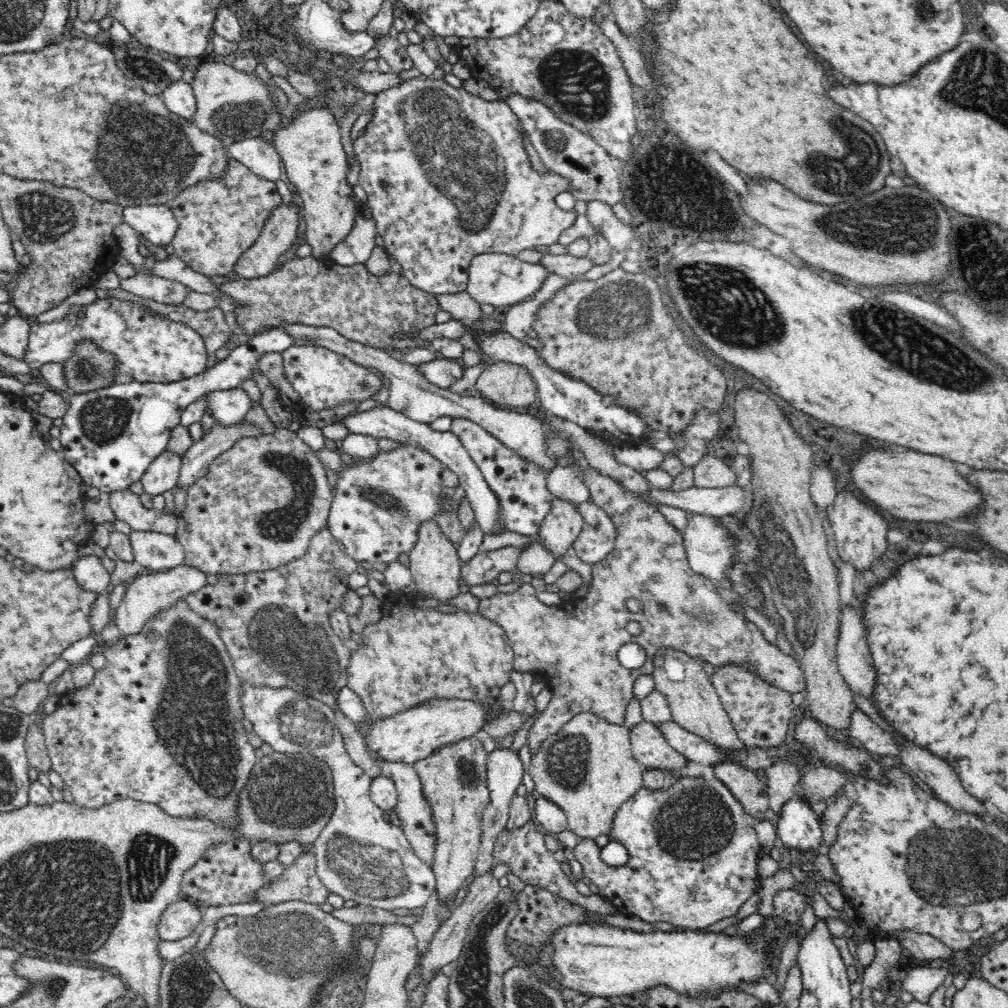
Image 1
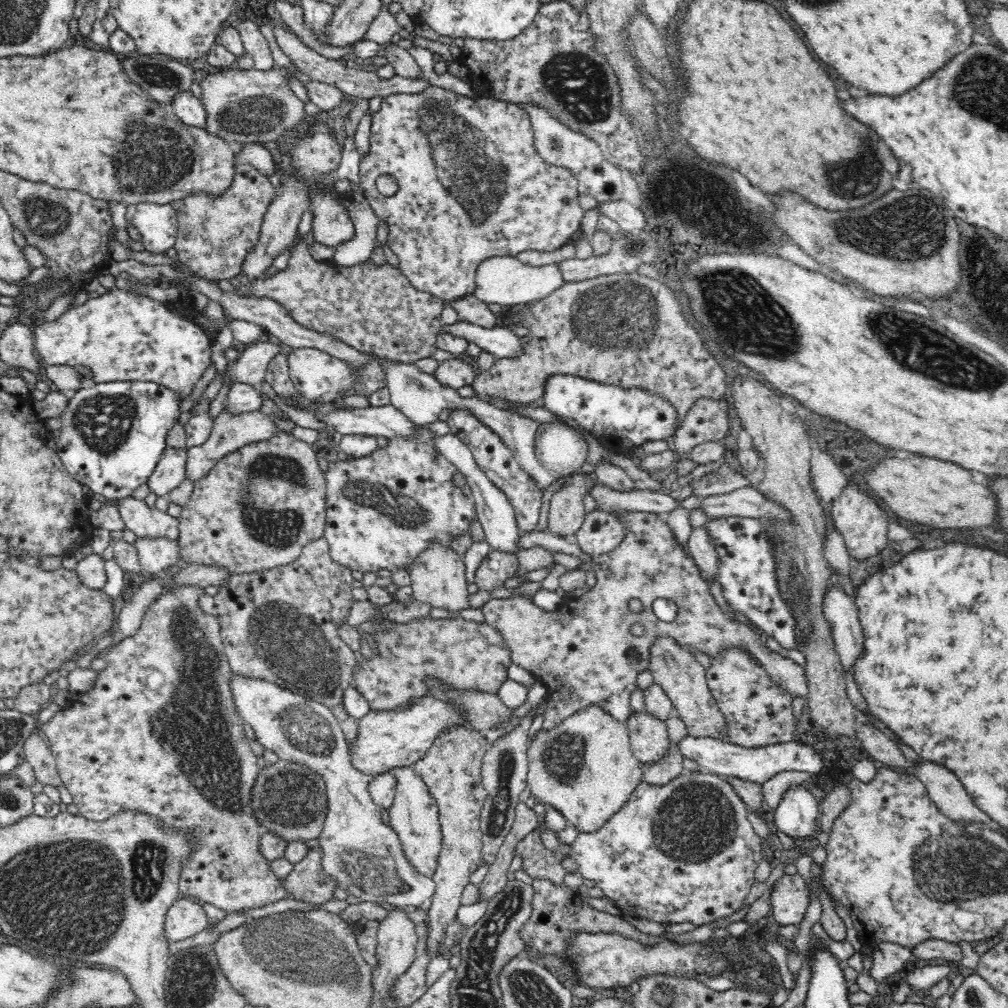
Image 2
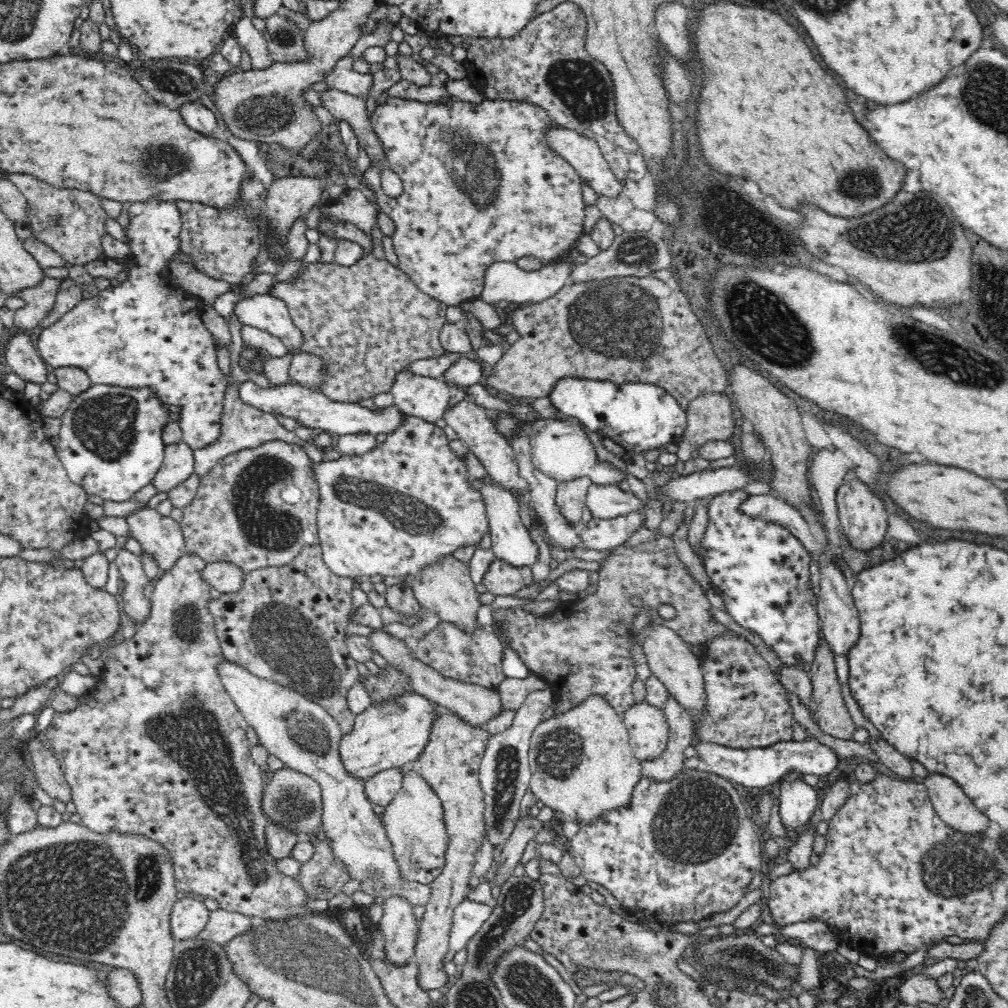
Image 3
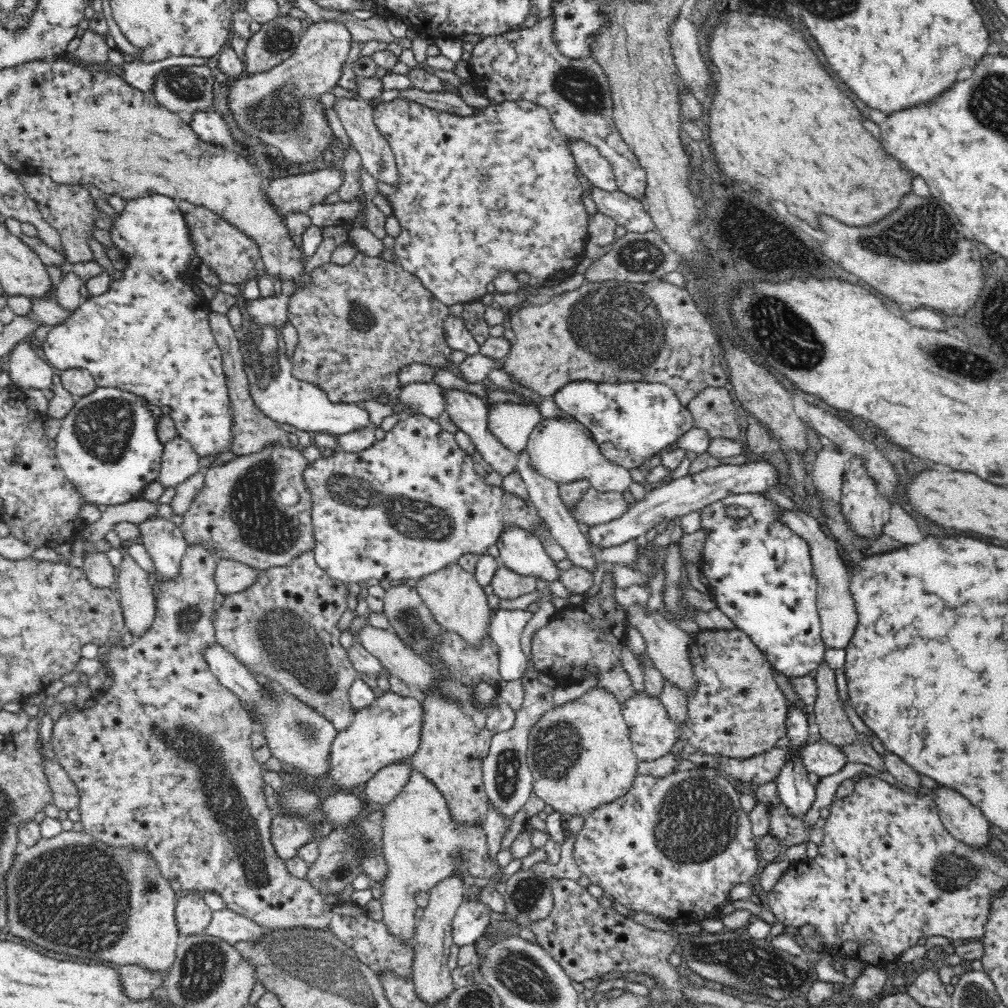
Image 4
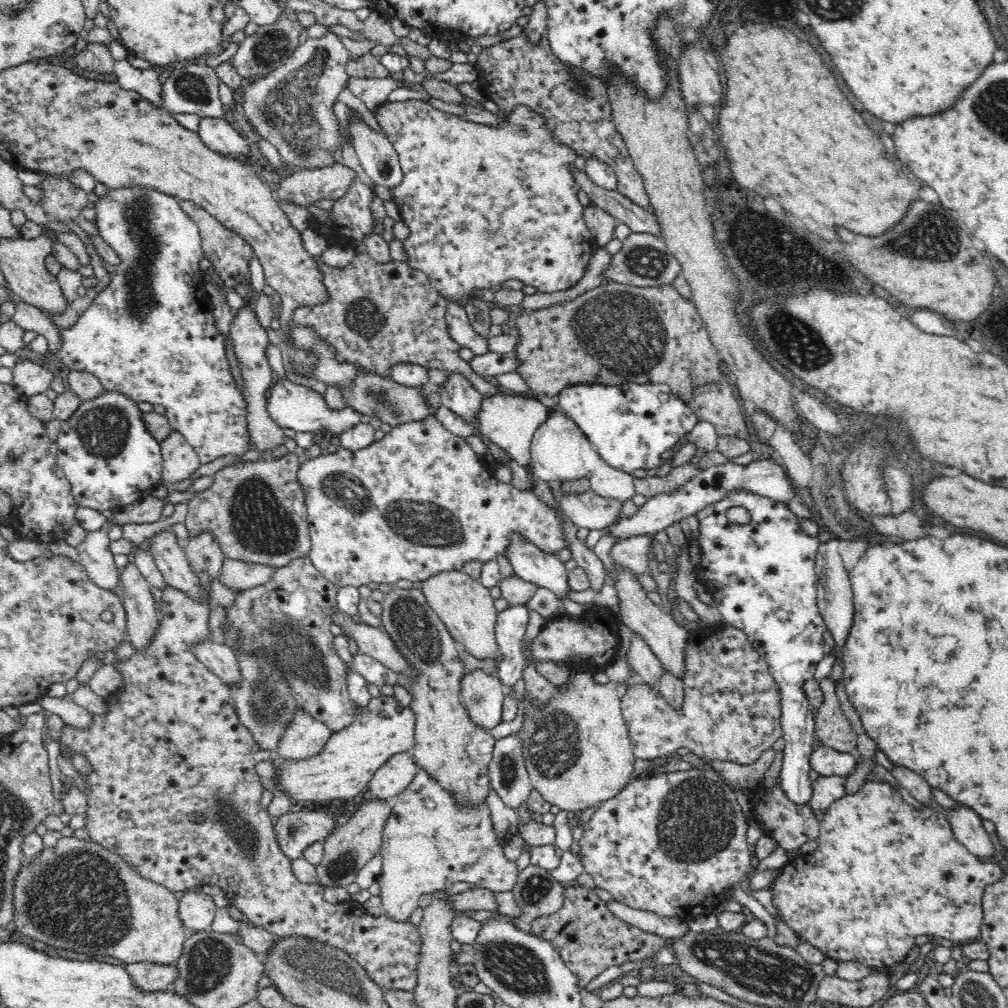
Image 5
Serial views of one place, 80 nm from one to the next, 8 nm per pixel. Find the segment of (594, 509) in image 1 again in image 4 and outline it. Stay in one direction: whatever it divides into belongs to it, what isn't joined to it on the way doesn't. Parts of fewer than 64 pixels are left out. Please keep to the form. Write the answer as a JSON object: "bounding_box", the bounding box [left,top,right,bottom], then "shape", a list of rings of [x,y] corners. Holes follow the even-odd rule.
{"bounding_box":[589,461,780,548],"shape":[[[768,461],[746,462],[742,465],[724,464],[712,467],[696,474],[688,474],[664,484],[659,488],[646,490],[643,499],[636,502],[620,518],[609,523],[589,528],[589,541],[595,548],[608,548],[628,542],[630,539],[644,538],[645,534],[661,522],[670,522],[682,518],[690,512],[700,512],[705,506],[722,500],[731,494],[766,494],[780,488],[776,467]]]}

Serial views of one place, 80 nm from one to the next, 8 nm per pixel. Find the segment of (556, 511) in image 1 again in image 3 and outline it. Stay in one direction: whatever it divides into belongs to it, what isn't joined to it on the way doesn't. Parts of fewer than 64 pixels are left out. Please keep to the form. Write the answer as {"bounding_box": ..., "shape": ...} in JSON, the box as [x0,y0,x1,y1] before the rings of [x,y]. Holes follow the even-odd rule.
{"bounding_box":[556,476,592,524],"shape":[[[586,476],[571,481],[560,481],[557,484],[556,504],[571,524],[576,524],[582,518],[587,490],[591,484],[592,481]]]}

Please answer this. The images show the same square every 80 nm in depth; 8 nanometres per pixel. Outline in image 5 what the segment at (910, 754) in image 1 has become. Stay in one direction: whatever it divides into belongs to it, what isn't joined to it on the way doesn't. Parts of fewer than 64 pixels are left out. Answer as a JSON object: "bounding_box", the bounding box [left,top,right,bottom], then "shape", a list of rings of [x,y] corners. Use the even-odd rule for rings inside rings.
{"bounding_box":[943,805,994,860],"shape":[[[960,805],[951,811],[943,810],[956,838],[974,855],[983,860],[992,858],[994,844],[982,827],[981,816],[972,807]]]}

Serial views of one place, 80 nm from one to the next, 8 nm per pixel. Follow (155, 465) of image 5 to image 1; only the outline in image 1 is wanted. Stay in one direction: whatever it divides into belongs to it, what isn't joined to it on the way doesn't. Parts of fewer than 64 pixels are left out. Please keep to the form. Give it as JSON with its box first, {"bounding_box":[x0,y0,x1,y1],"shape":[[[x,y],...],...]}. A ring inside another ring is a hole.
{"bounding_box":[58,327,294,496],"shape":[[[269,327],[264,334],[254,335],[246,344],[230,351],[230,355],[219,361],[213,368],[202,371],[183,381],[174,381],[170,384],[140,382],[136,380],[115,380],[108,386],[90,392],[72,394],[66,414],[62,416],[62,427],[58,439],[60,440],[62,458],[72,466],[81,476],[83,482],[92,488],[98,488],[109,496],[114,491],[130,490],[135,482],[142,480],[143,474],[148,470],[152,461],[167,449],[170,434],[181,422],[182,410],[196,398],[206,392],[239,387],[248,379],[254,380],[254,375],[259,372],[258,361],[268,353],[279,352],[294,345],[294,339],[282,331]]]}

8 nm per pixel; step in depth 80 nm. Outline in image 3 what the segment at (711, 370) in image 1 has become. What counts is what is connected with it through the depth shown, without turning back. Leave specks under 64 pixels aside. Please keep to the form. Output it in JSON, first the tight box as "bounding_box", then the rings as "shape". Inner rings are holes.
{"bounding_box":[482,278,728,408],"shape":[[[608,278],[602,280],[592,280],[586,283],[570,283],[560,289],[554,296],[547,298],[539,303],[524,304],[523,307],[517,309],[512,316],[512,325],[519,334],[519,339],[510,346],[510,348],[502,355],[497,362],[491,376],[486,376],[482,383],[488,388],[494,390],[502,390],[506,394],[527,401],[542,398],[542,396],[550,396],[554,385],[564,377],[574,377],[579,379],[590,379],[599,381],[610,381],[614,384],[620,383],[644,383],[655,384],[665,388],[680,403],[682,408],[688,408],[691,400],[700,396],[702,392],[723,392],[728,384],[728,376],[722,367],[722,363],[716,354],[712,343],[708,339],[708,335],[704,332],[702,323],[696,318],[696,314],[690,308],[690,302],[686,298],[684,292],[680,292],[678,287],[672,282],[662,282],[658,278]]]}

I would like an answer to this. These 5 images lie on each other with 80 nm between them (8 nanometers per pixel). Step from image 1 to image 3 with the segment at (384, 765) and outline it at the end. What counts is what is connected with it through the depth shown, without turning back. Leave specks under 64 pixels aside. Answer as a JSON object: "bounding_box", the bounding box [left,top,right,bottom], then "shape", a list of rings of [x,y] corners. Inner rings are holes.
{"bounding_box":[381,767,449,885],"shape":[[[407,767],[402,787],[392,802],[385,806],[381,819],[386,837],[390,840],[392,857],[400,871],[400,879],[430,885],[444,868],[449,843],[442,801],[437,793],[422,776]]]}

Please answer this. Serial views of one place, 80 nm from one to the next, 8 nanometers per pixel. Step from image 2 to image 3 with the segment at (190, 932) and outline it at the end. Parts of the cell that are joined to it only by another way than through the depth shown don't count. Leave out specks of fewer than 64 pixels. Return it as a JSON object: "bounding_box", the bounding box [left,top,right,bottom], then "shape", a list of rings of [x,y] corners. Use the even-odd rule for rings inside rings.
{"bounding_box":[170,895,210,941],"shape":[[[180,895],[170,915],[173,938],[176,941],[195,938],[206,928],[209,914],[210,911],[200,900]]]}

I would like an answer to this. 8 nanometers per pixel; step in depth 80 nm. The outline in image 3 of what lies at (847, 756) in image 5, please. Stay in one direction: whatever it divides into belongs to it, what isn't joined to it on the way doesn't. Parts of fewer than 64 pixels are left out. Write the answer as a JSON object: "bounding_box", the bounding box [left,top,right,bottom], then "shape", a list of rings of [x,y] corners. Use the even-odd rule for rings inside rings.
{"bounding_box":[695,738,840,788],"shape":[[[815,738],[803,741],[786,741],[766,748],[750,750],[732,749],[716,743],[698,743],[695,747],[702,768],[727,779],[743,788],[763,788],[775,785],[787,773],[813,774],[825,777],[838,768],[840,758],[830,747],[819,743]]]}

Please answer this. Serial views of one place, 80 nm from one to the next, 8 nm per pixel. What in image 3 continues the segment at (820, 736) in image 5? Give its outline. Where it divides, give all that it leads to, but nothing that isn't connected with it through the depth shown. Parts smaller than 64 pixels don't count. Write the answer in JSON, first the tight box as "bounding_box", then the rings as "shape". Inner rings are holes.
{"bounding_box":[809,637,857,740],"shape":[[[821,637],[818,650],[816,650],[816,658],[812,662],[812,674],[810,674],[814,696],[810,700],[809,710],[813,716],[813,721],[818,724],[826,735],[840,740],[852,740],[852,734],[854,734],[857,726],[852,721],[848,708],[844,705],[844,700],[842,699],[842,688],[840,687],[838,675],[836,675],[834,656],[835,653],[827,646],[824,638]]]}

